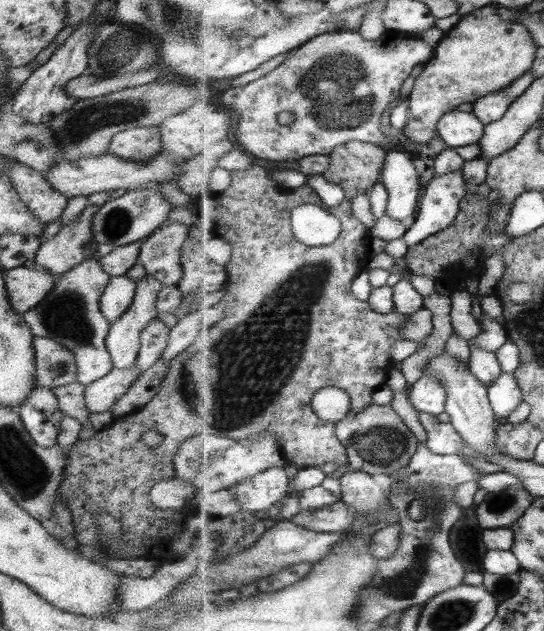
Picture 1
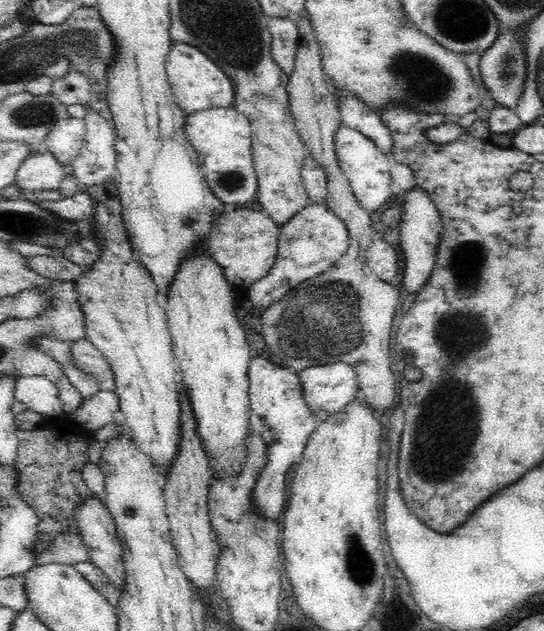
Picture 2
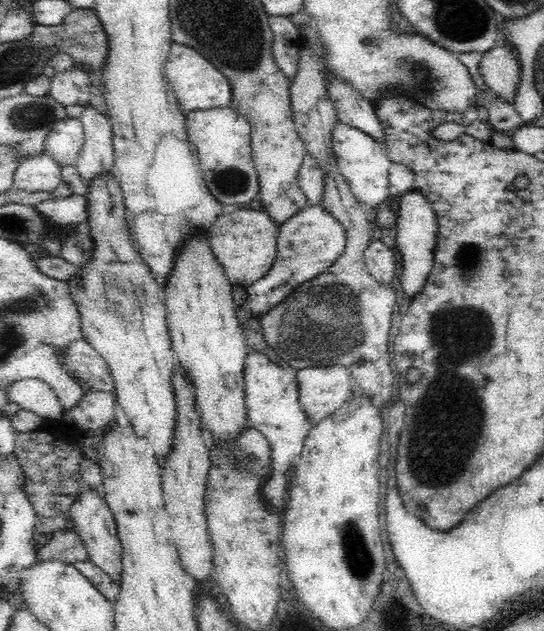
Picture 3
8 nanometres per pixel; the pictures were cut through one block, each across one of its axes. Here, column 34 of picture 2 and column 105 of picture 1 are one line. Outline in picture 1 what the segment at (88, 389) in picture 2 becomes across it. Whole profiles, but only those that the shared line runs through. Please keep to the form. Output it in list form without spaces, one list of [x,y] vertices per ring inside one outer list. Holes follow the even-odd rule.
[[[145,275],[136,281],[133,300],[129,308],[117,320],[110,323],[109,330],[104,338],[104,345],[109,353],[112,366],[116,369],[129,368],[134,365],[140,347],[140,332],[153,319],[158,318],[155,303],[157,293],[162,284],[151,275]]]

